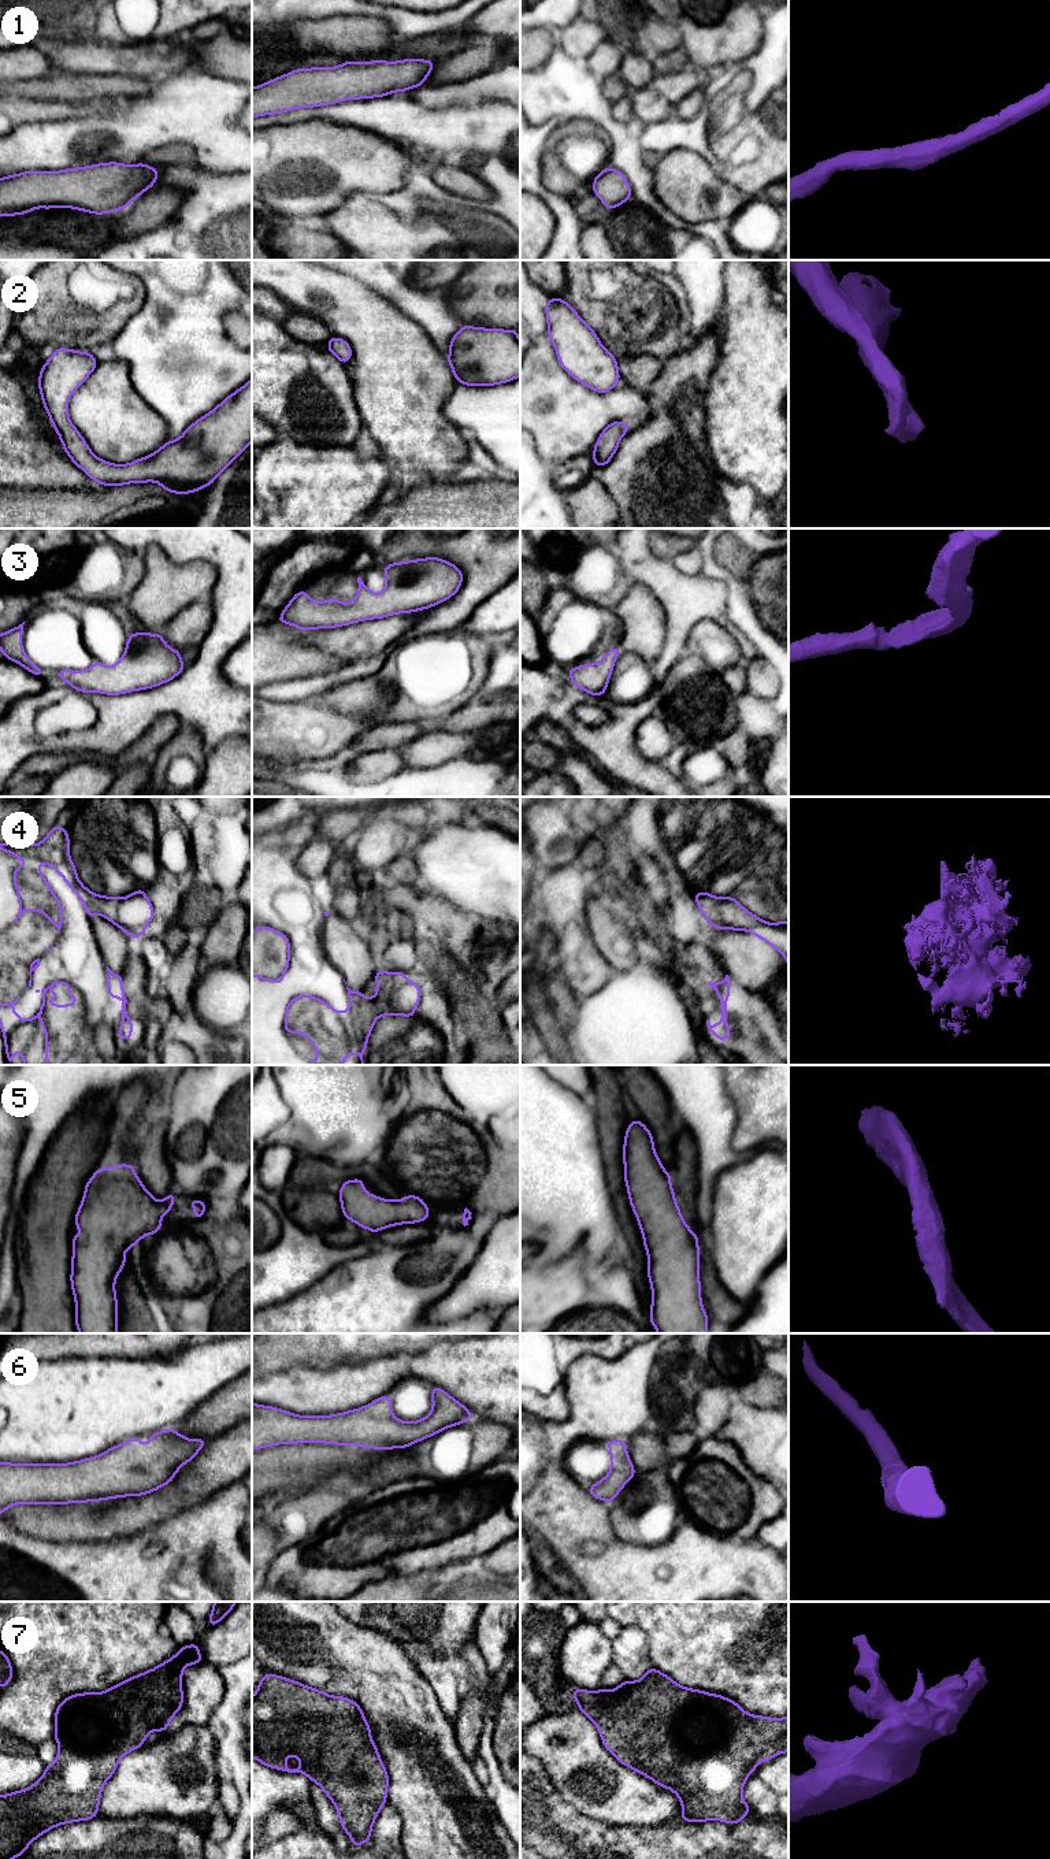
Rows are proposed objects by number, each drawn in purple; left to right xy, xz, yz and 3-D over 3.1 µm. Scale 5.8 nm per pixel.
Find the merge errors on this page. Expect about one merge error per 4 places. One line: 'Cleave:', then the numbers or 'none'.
Cleave: 4

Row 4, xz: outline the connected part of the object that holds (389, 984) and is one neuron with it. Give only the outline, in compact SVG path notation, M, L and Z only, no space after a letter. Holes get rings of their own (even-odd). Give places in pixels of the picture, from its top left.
M378 971L374 977L376 994L370 999L370 1003L376 1010L382 1010L387 1005L400 1006L404 1002L404 988L416 994L422 992L420 987L415 982L409 982L404 972Z

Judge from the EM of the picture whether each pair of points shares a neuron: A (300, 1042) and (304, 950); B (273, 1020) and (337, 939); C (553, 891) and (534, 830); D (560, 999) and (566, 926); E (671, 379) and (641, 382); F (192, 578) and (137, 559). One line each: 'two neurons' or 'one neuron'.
A: one neuron
B: two neurons
C: two neurons
D: two neurons
E: two neurons
F: two neurons

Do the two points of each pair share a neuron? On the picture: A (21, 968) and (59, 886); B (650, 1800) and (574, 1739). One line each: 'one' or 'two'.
A: one
B: one

